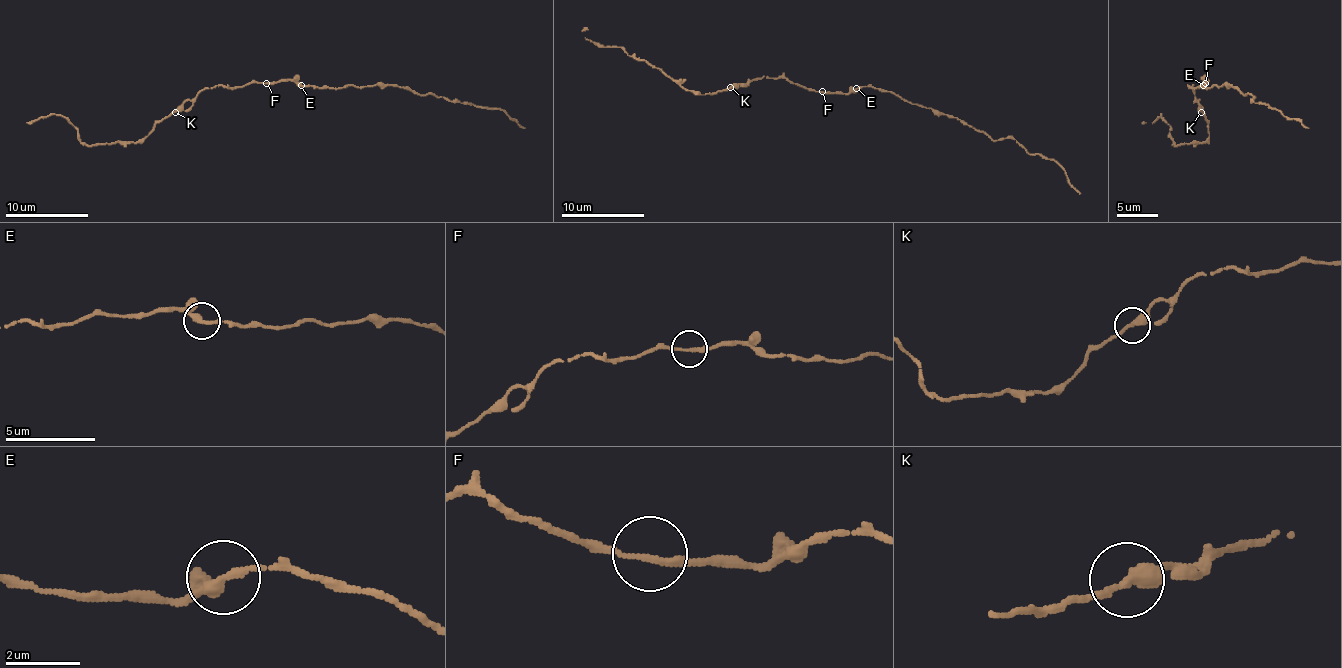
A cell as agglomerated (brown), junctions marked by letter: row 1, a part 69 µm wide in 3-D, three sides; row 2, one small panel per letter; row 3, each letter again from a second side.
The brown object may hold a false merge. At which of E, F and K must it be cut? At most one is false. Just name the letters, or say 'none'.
none

